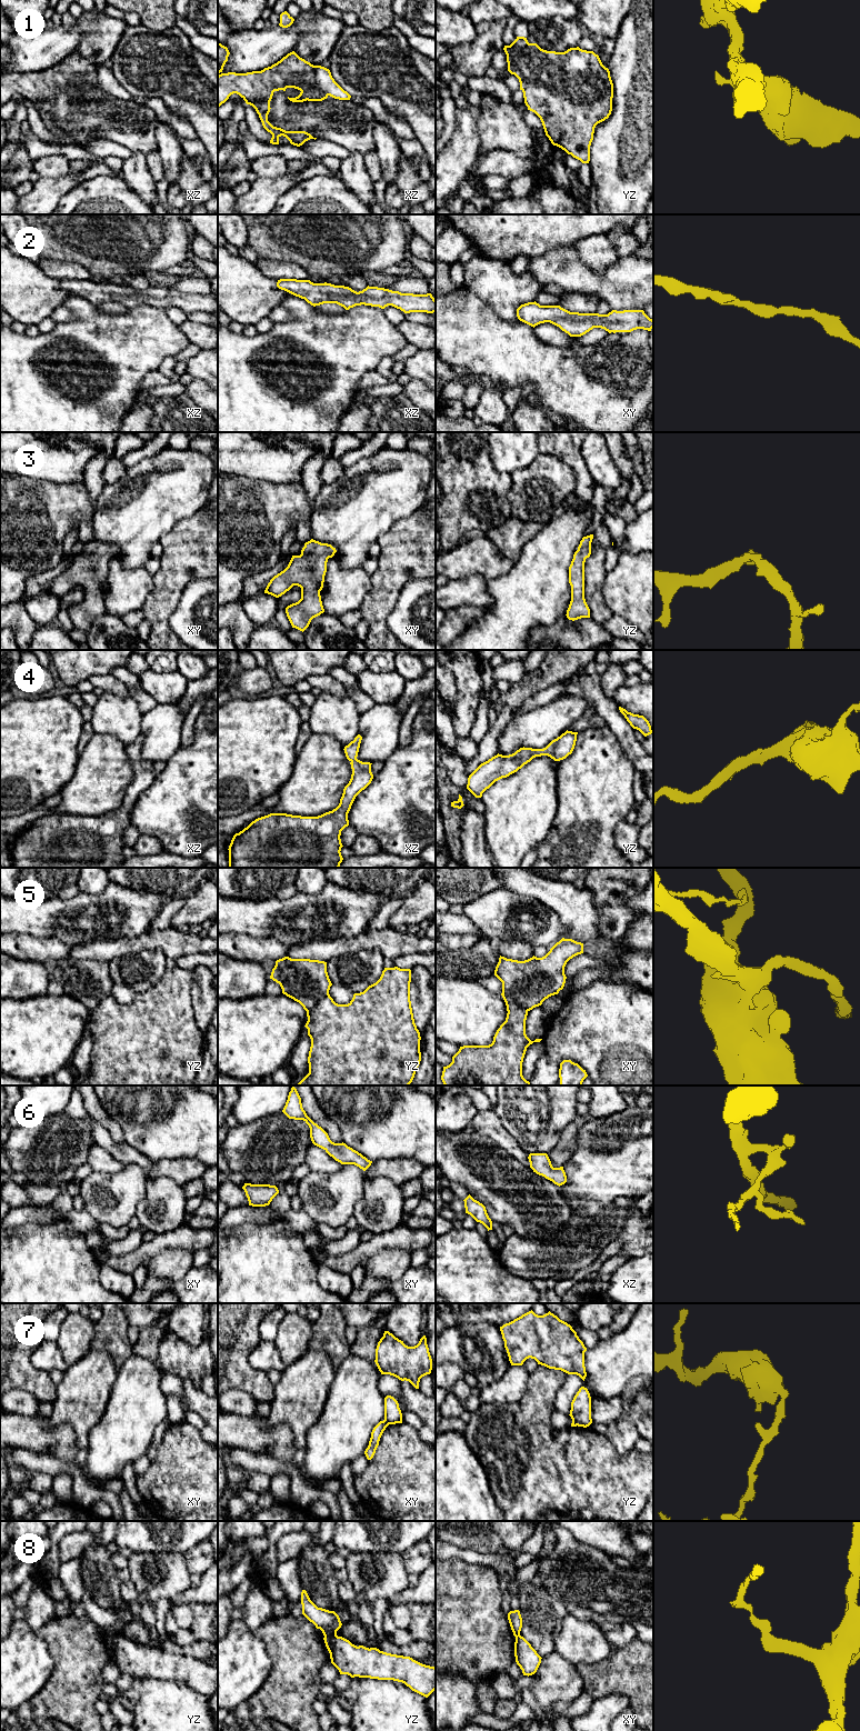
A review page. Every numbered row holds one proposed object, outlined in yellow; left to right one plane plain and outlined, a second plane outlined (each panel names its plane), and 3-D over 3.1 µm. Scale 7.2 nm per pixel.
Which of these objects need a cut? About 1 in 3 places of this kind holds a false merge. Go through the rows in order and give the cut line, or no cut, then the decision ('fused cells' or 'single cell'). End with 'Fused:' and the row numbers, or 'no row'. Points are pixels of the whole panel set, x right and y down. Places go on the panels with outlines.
1: xz (316, 66), (316, 78), (312, 83), (328, 94) | fused cells
2: no cut | single cell
3: no cut | single cell
4: no cut | single cell
5: yz (328, 993), (319, 1000), (308, 1018) | fused cells
6: no cut | single cell
7: xy (383, 1420), (388, 1424) | fused cells
8: yz (336, 1634), (327, 1634), (324, 1637) | fused cells
Fused: 1, 5, 7, 8

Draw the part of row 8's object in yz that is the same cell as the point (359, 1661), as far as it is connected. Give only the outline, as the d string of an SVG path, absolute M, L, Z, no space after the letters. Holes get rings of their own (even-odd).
M326 1635L323 1640L331 1663L340 1674L402 1682L426 1698L436 1690L434 1667L422 1664L410 1657L387 1653L377 1648L357 1647L338 1635Z

